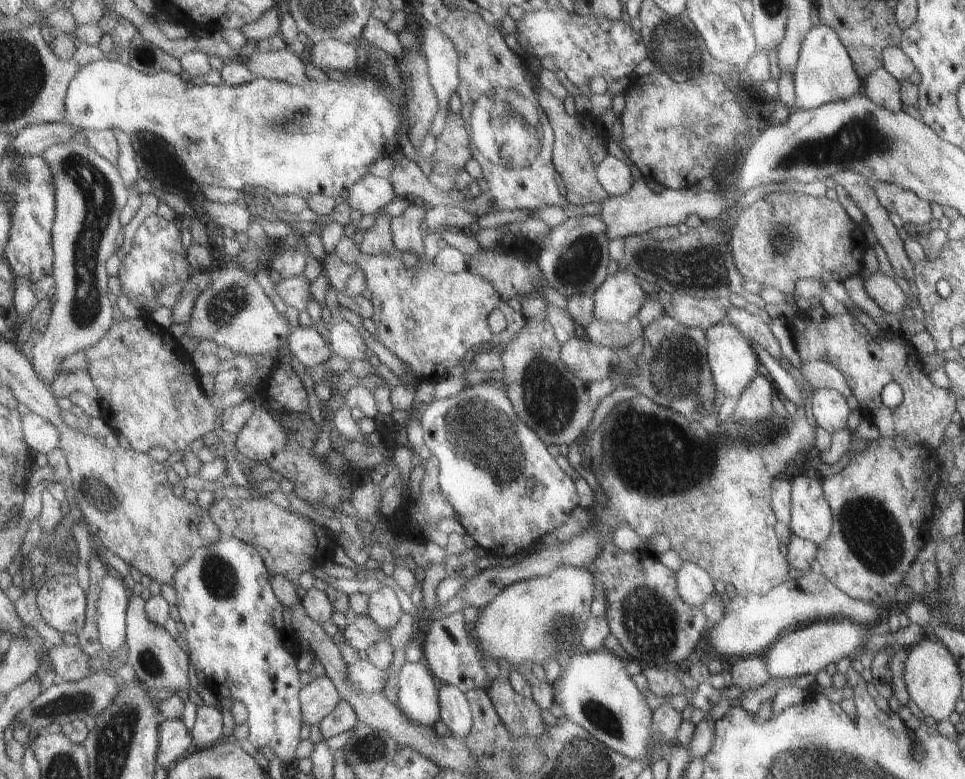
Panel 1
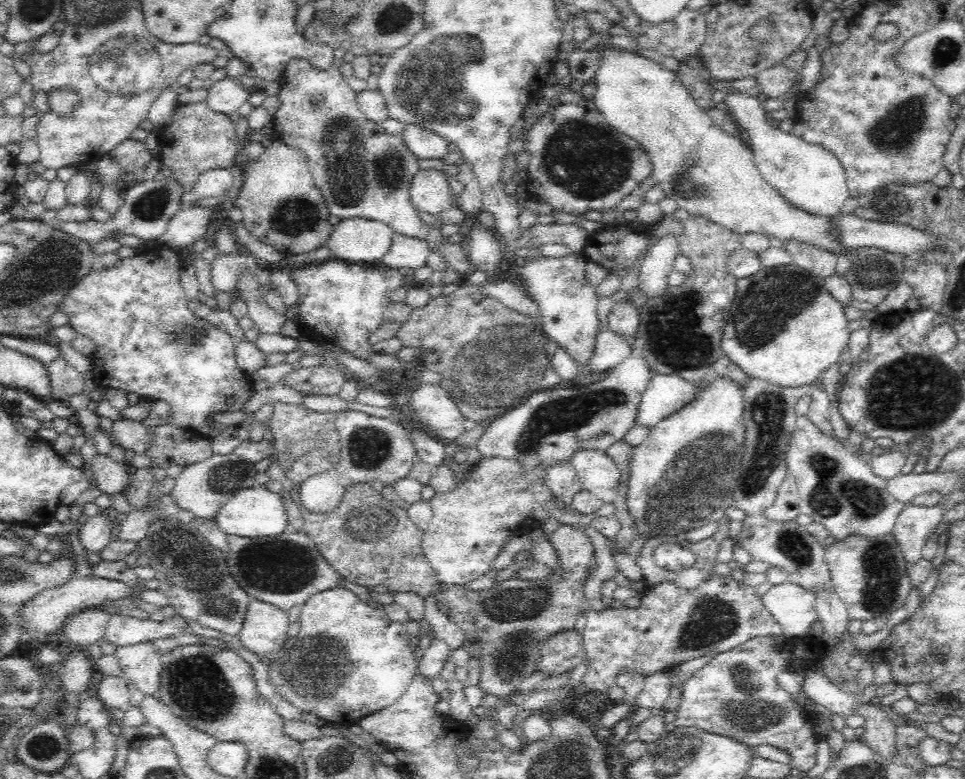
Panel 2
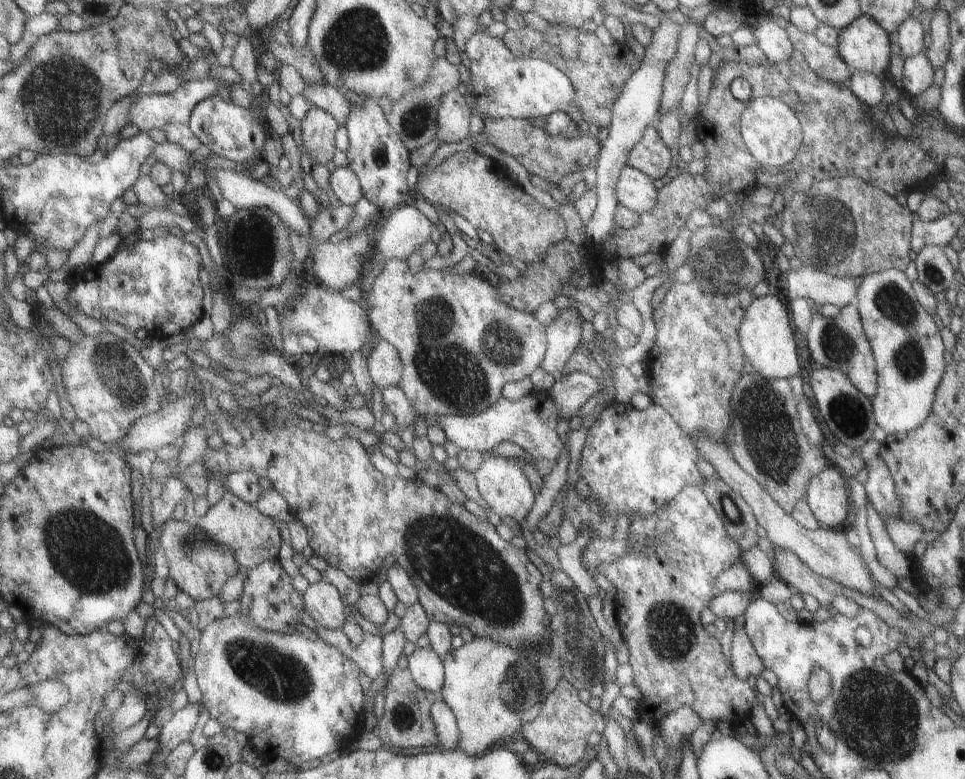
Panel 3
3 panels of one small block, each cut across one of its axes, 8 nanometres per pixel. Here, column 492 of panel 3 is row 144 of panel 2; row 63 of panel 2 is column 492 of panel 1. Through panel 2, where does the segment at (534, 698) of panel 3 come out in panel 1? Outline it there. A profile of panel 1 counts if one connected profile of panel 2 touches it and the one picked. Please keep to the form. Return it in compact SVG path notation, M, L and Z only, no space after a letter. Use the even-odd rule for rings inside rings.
M559 566L551 574L518 580L505 586L487 604L477 609L477 620L471 624L477 648L483 658L492 656L495 662L504 659L508 668L511 664L515 669L521 662L530 669L533 665L540 666L556 655L560 661L568 659L569 654L580 649L579 637L589 618L589 604L594 597L593 578L580 566Z

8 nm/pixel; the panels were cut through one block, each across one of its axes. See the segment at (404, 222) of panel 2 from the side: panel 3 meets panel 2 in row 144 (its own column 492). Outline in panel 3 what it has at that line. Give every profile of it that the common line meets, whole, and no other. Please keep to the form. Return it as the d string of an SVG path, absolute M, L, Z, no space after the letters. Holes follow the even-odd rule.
M391 260L382 269L382 272L376 276L372 289L365 294L362 302L365 305L367 314L369 314L369 324L373 328L377 338L393 344L399 350L399 356L403 362L403 377L401 382L397 384L398 388L403 390L405 396L411 404L413 410L417 410L422 416L451 416L451 415L471 415L483 410L489 409L493 402L500 401L500 390L504 384L520 381L525 377L529 377L535 368L540 366L541 360L545 355L546 338L545 326L541 325L534 316L523 314L521 311L513 310L512 307L506 306L501 302L501 298L497 296L495 288L483 280L483 278L475 278L469 274L459 272L459 269L450 270L429 270L419 268L418 272L414 273L409 270L409 264L406 260Z

